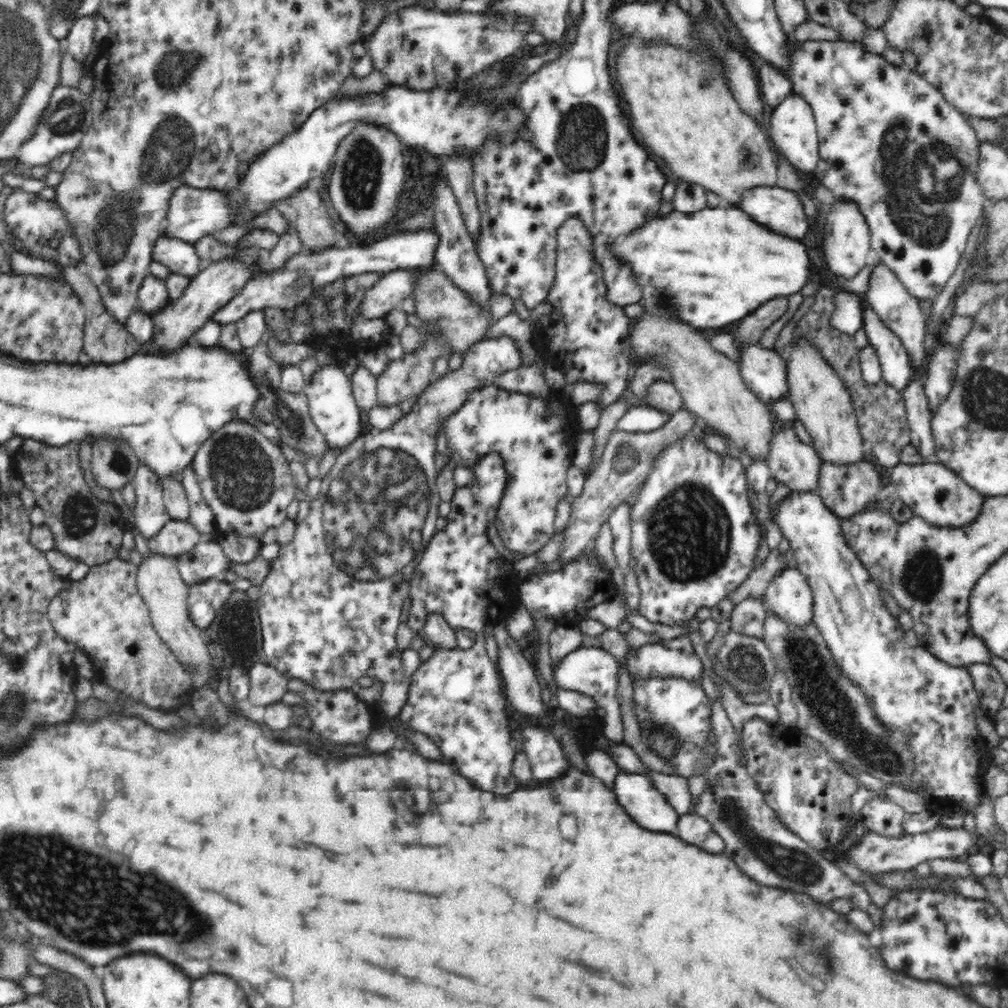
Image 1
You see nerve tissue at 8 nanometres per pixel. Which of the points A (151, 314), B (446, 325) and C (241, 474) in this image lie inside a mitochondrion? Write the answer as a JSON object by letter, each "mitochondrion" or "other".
{"A":"other","B":"mitochondrion","C":"mitochondrion"}

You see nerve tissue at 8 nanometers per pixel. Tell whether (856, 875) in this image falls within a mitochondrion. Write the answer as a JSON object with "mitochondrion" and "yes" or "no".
{"mitochondrion":"no"}

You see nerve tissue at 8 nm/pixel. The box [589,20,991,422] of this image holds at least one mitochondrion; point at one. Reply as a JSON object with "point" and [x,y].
{"point":[935,180]}

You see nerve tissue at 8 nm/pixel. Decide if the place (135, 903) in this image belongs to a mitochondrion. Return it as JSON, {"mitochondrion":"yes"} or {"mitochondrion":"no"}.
{"mitochondrion":"yes"}

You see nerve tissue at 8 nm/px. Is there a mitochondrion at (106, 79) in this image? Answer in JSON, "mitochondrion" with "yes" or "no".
{"mitochondrion":"no"}

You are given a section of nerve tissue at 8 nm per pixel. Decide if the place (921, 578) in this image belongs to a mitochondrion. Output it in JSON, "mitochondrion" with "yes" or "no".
{"mitochondrion":"yes"}

